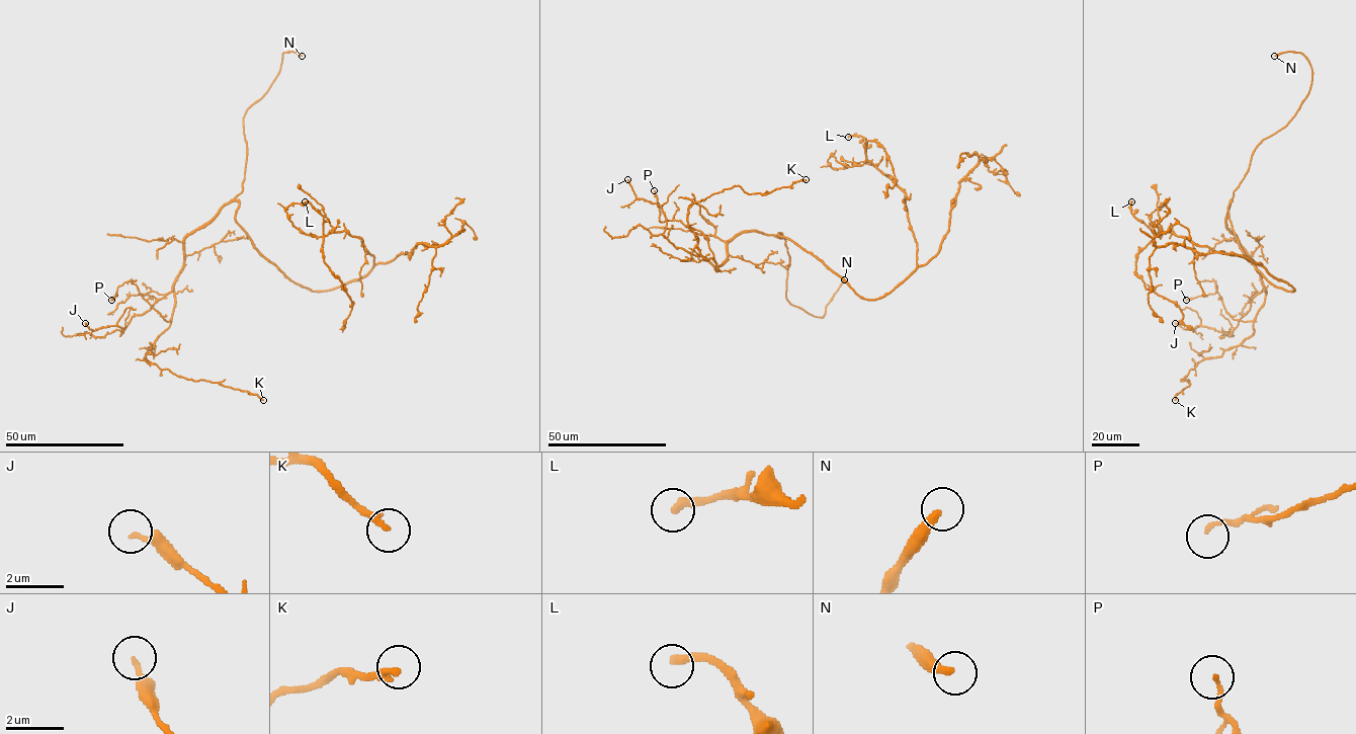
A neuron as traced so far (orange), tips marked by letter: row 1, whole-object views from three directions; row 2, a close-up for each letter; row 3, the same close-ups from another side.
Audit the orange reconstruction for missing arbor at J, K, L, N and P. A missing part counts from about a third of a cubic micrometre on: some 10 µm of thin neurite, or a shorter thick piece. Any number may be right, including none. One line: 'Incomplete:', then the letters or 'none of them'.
Incomplete: L, N

